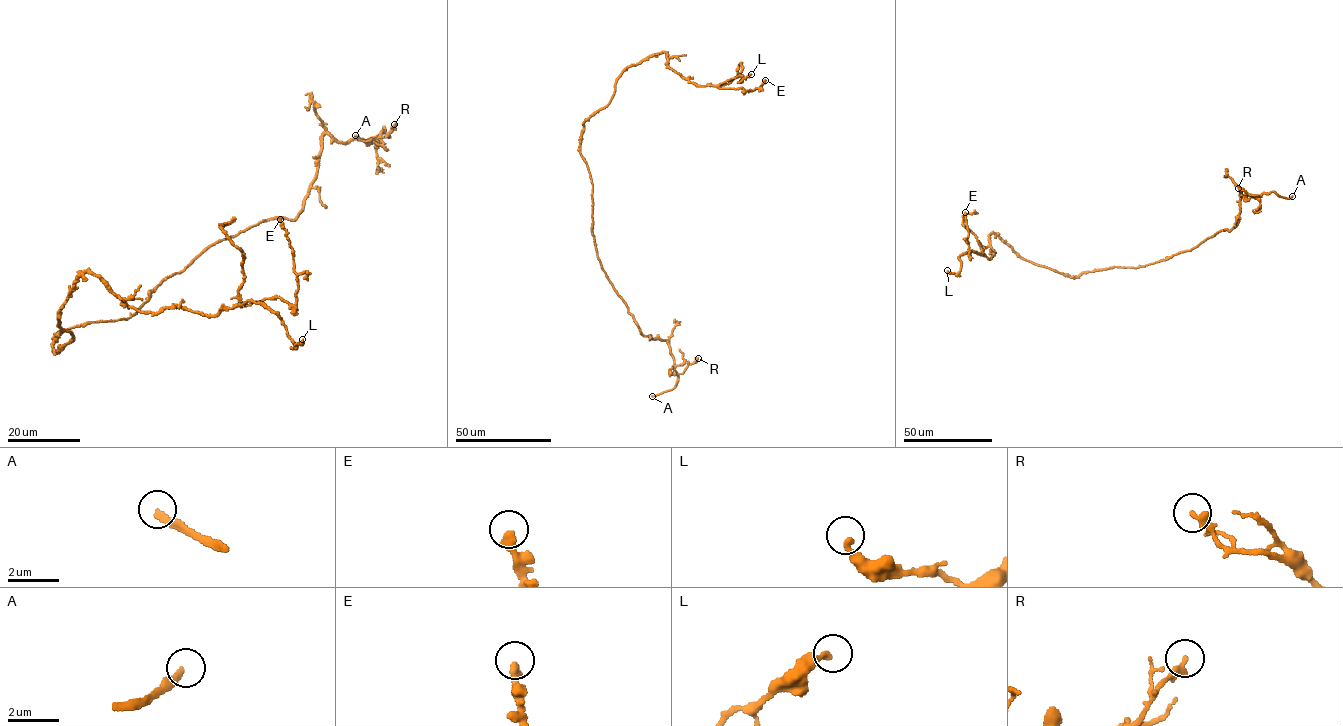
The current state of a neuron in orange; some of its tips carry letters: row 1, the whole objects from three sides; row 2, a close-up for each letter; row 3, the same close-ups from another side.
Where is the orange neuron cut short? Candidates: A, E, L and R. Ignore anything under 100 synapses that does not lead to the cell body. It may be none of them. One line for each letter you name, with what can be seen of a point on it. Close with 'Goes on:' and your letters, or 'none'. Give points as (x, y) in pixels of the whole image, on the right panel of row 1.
A: Place: (1292, 196)
Goes on: A

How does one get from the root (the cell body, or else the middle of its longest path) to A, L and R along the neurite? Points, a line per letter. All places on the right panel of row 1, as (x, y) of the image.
A: (1109, 268), (1144, 266), (1230, 231), (1238, 221), (1240, 190), (1255, 197), (1271, 192), (1292, 196)
L: (1109, 268), (1064, 275), (1023, 259), (993, 233), (990, 258), (968, 252), (959, 257), (959, 272), (947, 270)
R: (1109, 268), (1144, 266), (1230, 231), (1238, 221), (1240, 190), (1244, 196), (1259, 195), (1238, 188)

